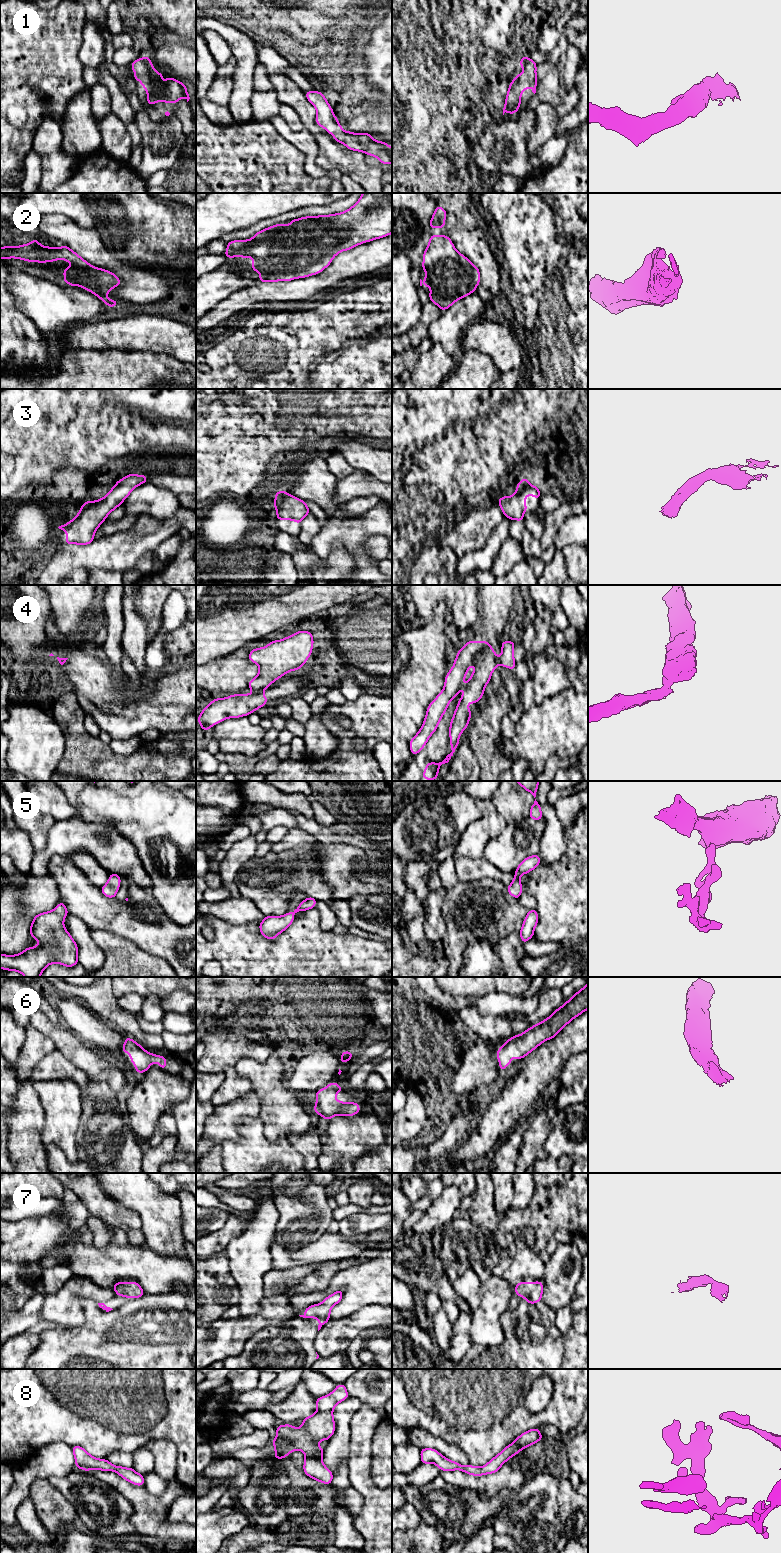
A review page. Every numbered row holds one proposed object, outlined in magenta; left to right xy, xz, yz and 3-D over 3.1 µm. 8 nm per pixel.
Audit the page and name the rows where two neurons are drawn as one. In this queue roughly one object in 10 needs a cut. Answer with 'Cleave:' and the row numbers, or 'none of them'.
Cleave: 4

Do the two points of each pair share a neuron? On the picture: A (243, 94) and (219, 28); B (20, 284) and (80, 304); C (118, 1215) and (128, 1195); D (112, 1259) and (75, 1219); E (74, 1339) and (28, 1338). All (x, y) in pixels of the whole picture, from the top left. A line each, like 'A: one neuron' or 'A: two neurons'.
A: one neuron
B: one neuron
C: two neurons
D: two neurons
E: two neurons

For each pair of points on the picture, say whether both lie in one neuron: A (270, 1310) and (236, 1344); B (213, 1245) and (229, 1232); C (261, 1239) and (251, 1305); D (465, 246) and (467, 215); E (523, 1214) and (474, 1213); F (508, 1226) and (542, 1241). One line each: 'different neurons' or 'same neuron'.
A: same neuron
B: same neuron
C: same neuron
D: different neurons
E: different neurons
F: same neuron

